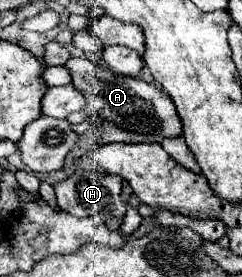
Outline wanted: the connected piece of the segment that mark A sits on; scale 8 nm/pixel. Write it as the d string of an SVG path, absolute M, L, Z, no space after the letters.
M72 57L70 61L66 61L64 67L72 75L70 83L86 97L88 105L94 105L96 115L138 133L158 133L162 137L176 137L182 133L180 117L176 113L174 103L164 91L156 89L154 85L142 79L116 75L108 67L98 67L84 57Z

